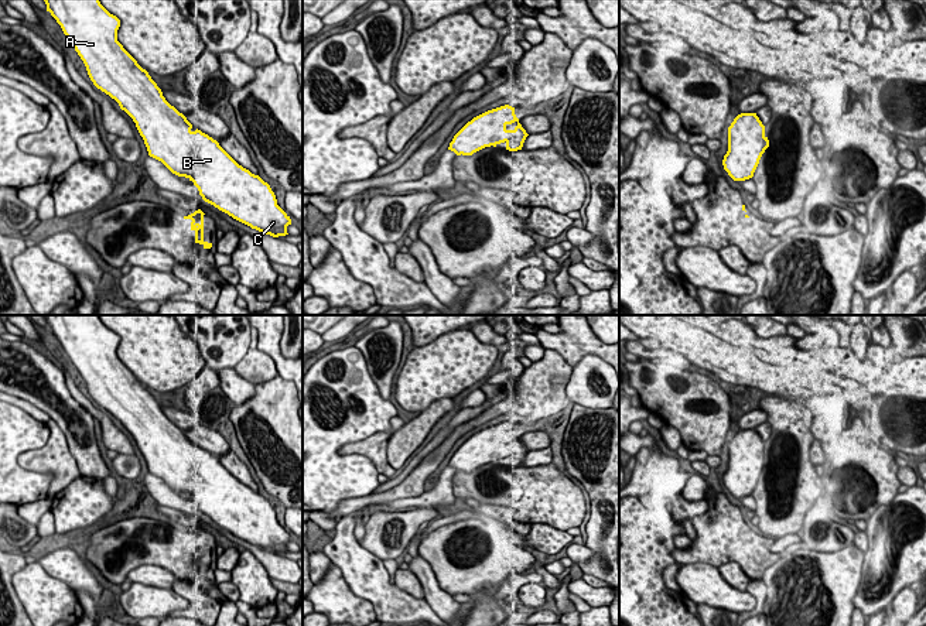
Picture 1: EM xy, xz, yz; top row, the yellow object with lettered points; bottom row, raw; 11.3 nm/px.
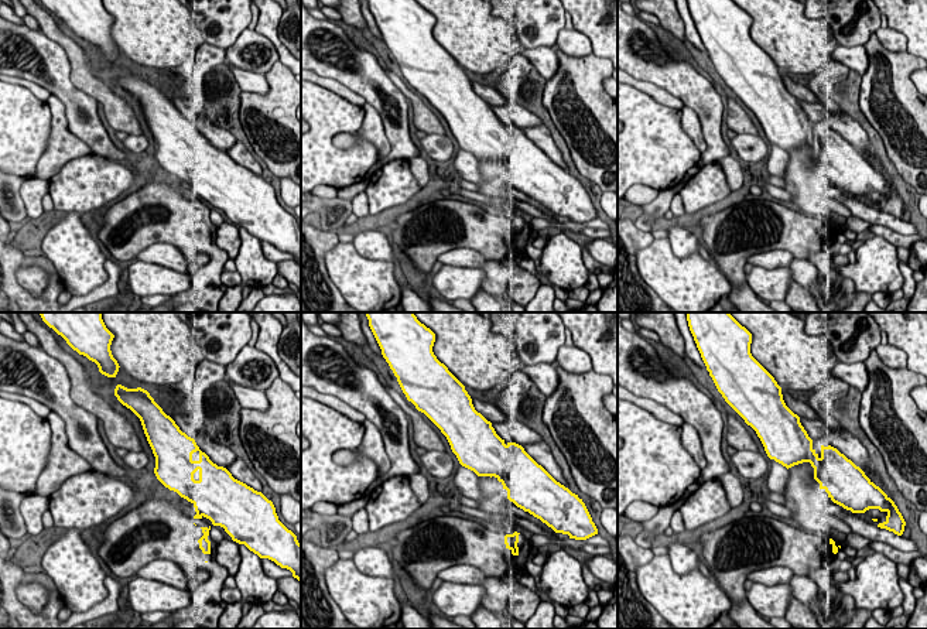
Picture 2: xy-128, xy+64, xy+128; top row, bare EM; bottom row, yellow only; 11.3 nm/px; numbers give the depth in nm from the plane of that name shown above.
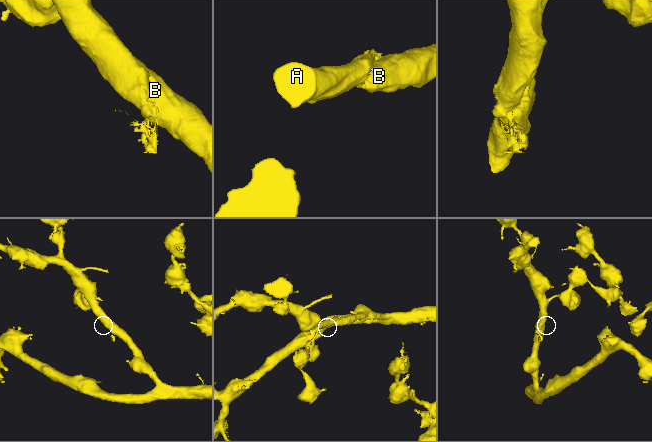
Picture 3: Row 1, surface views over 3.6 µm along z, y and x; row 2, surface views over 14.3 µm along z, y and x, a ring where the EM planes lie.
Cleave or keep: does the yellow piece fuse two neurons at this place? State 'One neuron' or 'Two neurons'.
One neuron

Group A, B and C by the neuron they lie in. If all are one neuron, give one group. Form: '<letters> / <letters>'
A B C

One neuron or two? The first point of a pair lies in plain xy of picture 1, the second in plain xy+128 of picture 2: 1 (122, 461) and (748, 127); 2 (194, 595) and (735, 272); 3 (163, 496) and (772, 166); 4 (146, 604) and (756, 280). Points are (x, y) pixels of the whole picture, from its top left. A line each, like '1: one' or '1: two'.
1: two
2: one
3: one
4: one

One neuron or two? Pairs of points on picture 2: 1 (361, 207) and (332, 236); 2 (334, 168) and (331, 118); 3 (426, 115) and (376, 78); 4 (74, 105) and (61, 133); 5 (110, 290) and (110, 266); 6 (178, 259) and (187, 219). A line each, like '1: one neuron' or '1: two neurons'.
1: two neurons
2: one neuron
3: two neurons
4: two neurons
5: one neuron
6: two neurons

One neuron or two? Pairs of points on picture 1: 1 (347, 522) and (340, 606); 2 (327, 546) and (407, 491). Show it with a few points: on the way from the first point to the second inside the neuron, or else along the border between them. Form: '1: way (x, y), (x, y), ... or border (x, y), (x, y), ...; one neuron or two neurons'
1: border (331, 561), (340, 570), (348, 587), (366, 601); two neurons
2: border (375, 503), (341, 517); two neurons

